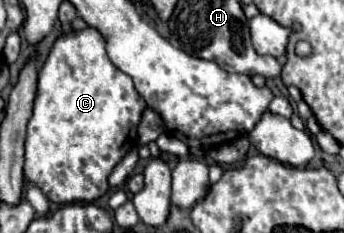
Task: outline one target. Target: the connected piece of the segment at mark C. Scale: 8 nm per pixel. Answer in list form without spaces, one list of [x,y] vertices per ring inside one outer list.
[[[88,27],[84,31],[72,31],[70,35],[62,35],[60,39],[56,39],[50,55],[46,57],[42,69],[40,69],[40,75],[38,75],[38,95],[34,99],[34,113],[32,113],[32,119],[28,123],[28,131],[26,131],[26,163],[24,163],[24,177],[28,183],[36,185],[46,197],[48,201],[52,203],[58,203],[58,205],[68,205],[68,203],[92,203],[96,199],[100,199],[102,195],[108,193],[108,175],[112,173],[112,169],[122,161],[122,157],[132,149],[136,147],[136,129],[138,129],[138,123],[140,123],[140,117],[142,117],[142,111],[146,109],[146,103],[144,99],[138,95],[138,91],[134,89],[134,83],[132,79],[116,69],[112,65],[112,61],[108,59],[106,55],[106,45],[104,45],[104,39],[102,35]]]

